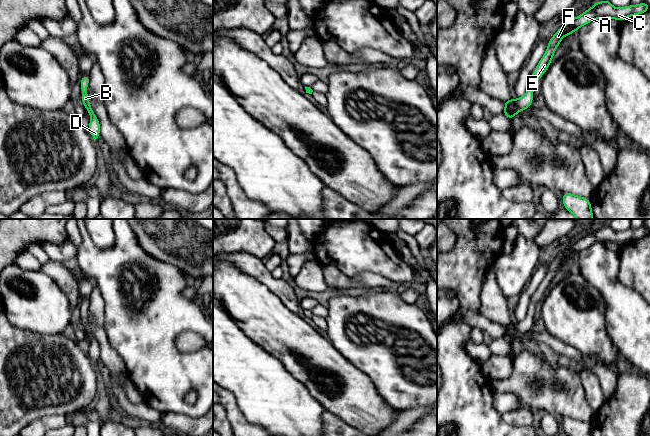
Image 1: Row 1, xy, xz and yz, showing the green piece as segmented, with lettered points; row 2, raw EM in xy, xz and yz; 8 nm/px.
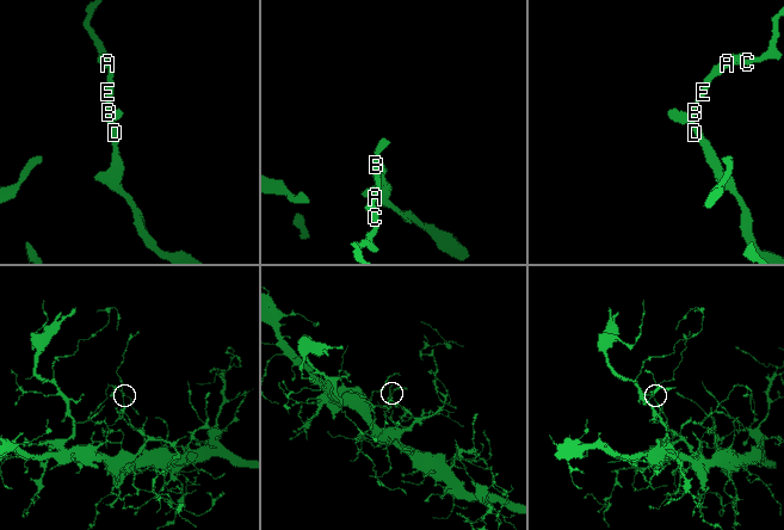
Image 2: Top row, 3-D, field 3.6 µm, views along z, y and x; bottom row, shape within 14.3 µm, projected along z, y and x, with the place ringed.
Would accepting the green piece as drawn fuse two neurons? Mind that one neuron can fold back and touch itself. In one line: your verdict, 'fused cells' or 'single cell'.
single cell

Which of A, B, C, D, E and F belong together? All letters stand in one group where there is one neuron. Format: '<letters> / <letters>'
A B C D E F

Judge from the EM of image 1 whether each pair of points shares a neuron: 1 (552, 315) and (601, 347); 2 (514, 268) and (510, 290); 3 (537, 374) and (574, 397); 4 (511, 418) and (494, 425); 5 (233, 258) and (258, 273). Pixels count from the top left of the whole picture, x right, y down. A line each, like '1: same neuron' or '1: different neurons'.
1: same neuron
2: same neuron
3: same neuron
4: different neurons
5: same neuron

